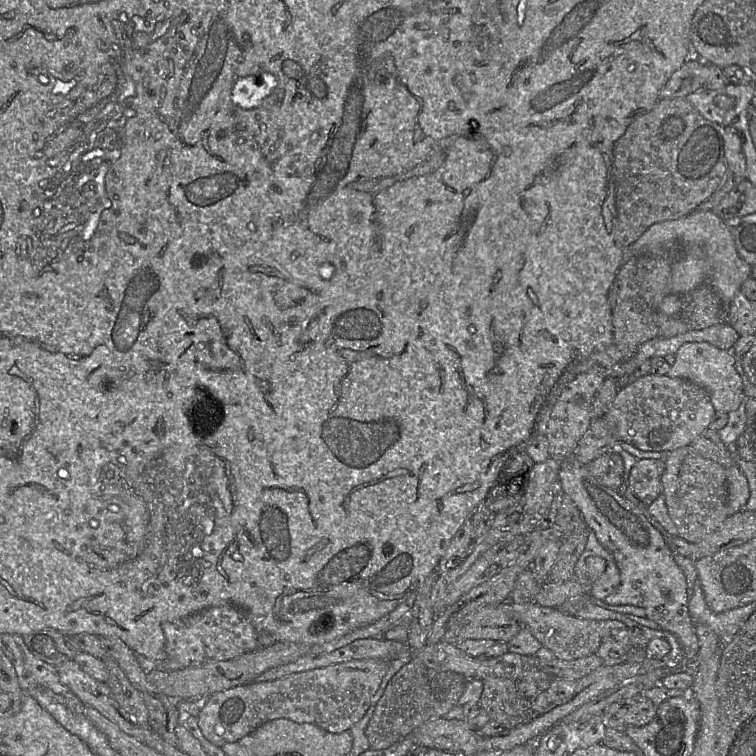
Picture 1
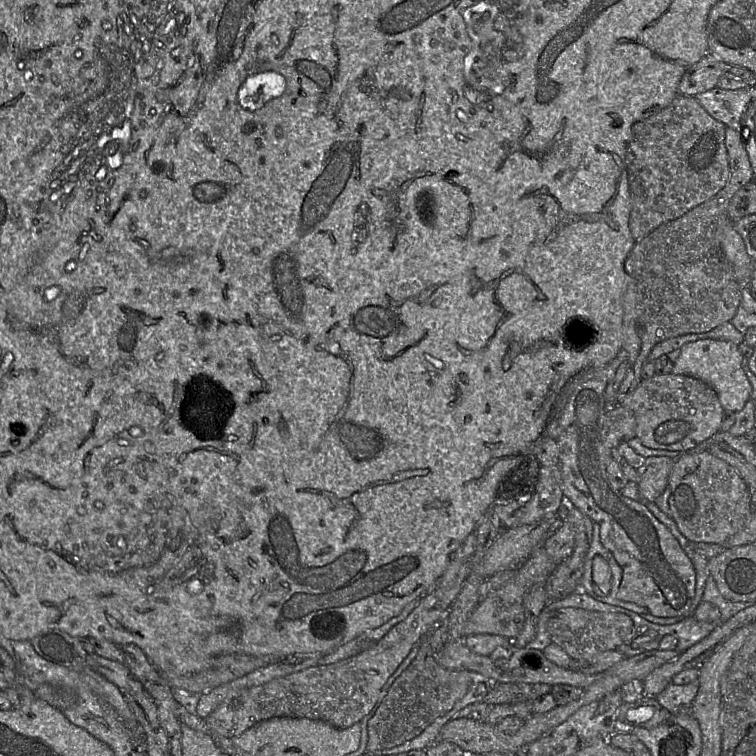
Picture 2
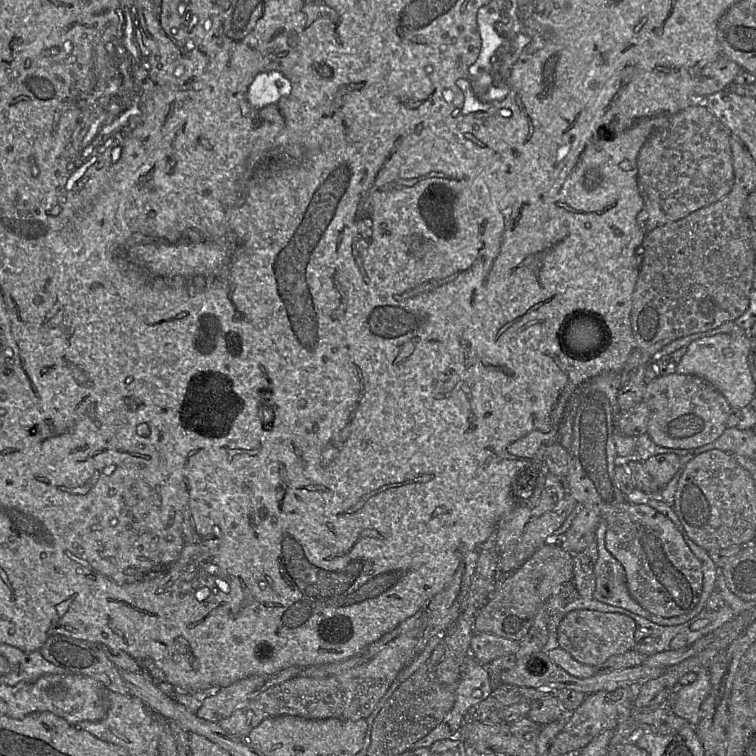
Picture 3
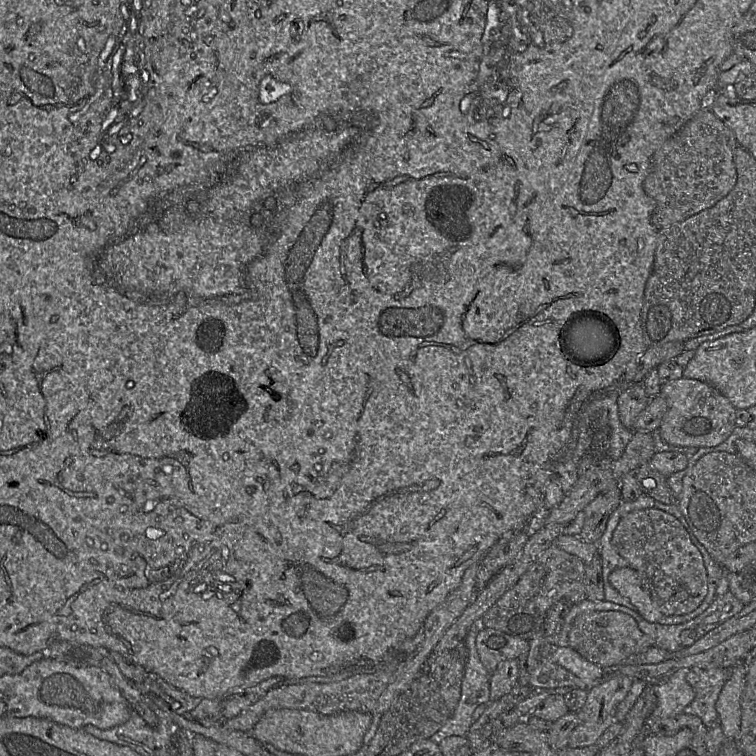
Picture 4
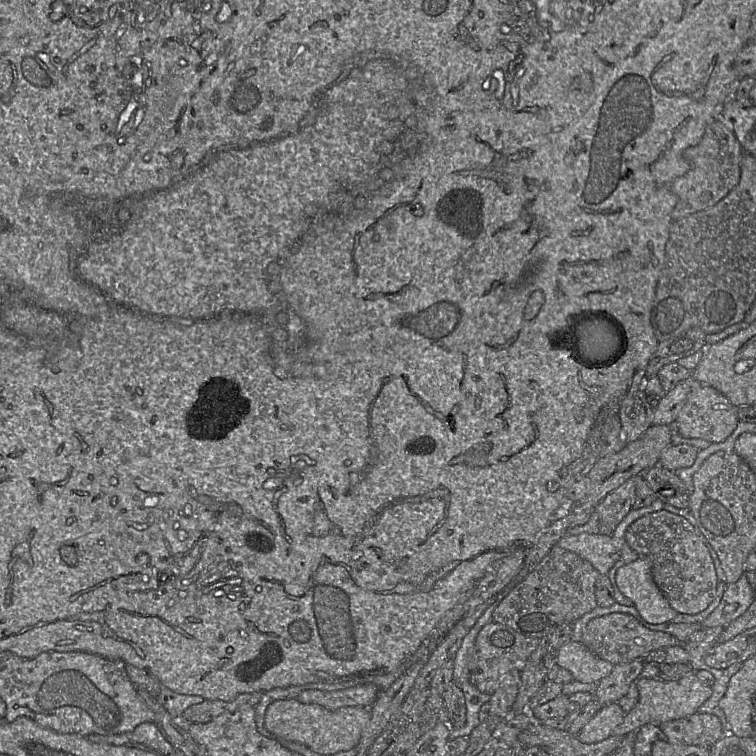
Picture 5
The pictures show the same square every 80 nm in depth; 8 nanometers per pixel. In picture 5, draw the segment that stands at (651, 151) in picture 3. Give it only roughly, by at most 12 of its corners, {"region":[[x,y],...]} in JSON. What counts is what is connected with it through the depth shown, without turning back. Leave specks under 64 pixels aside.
{"region":[[720,118],[683,152],[670,185],[680,220],[712,207],[740,180],[741,144]]}

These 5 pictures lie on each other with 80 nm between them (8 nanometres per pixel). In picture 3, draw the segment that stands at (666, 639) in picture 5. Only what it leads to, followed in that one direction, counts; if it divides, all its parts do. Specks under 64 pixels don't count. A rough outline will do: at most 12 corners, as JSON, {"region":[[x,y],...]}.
{"region":[[573,610],[559,647],[597,666],[634,648],[628,615]]}

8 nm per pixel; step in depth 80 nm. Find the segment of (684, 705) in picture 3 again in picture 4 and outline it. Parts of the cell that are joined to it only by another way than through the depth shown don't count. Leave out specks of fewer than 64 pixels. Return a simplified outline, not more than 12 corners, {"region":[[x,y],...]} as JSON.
{"region":[[733,667],[693,668],[695,697],[683,713],[710,728],[719,724],[715,704]]}

